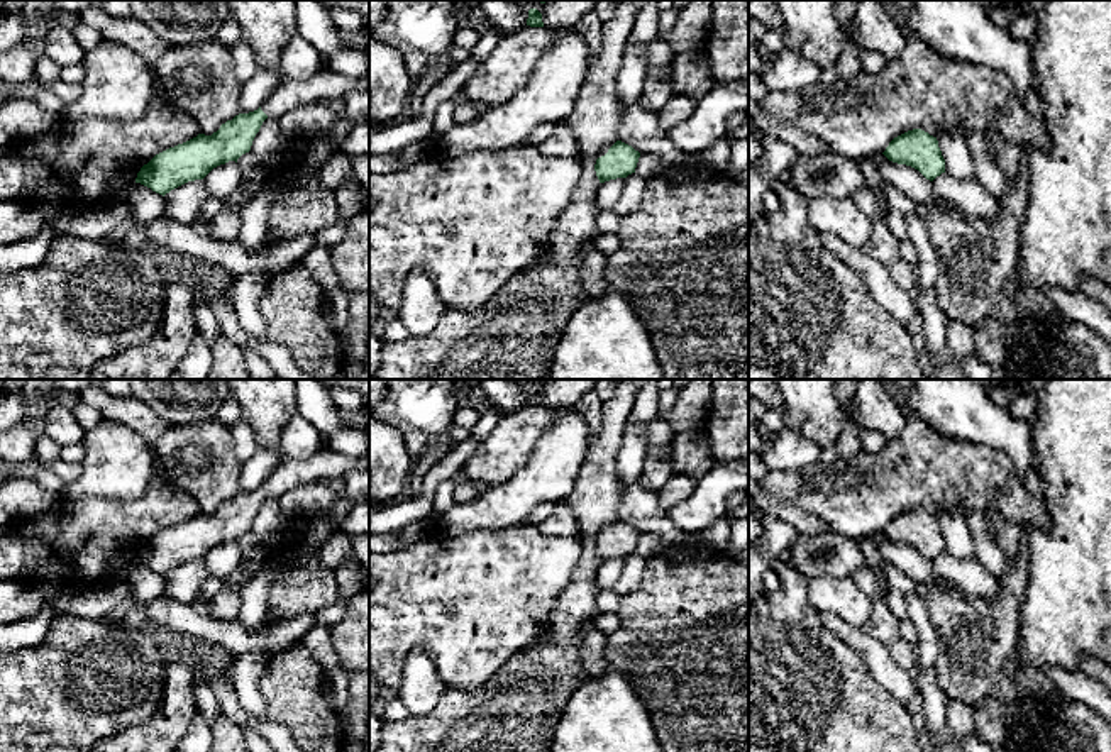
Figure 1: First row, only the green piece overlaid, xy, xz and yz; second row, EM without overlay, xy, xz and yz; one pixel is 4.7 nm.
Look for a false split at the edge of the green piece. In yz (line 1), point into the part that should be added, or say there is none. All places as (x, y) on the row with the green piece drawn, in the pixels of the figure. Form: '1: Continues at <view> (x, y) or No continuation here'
1: No continuation here

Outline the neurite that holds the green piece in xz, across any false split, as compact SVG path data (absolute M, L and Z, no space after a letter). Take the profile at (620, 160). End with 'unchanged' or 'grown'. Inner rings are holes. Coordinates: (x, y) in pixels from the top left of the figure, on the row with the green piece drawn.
M616 141L605 156L596 159L594 171L600 183L627 178L635 173L638 158L638 151L622 141Z | unchanged

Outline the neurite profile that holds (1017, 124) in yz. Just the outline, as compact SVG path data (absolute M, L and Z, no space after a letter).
M1014 93L1008 98L1004 110L996 119L999 134L1011 144L1033 149L1048 149L1048 134L1043 119L1033 115L1025 100Z

